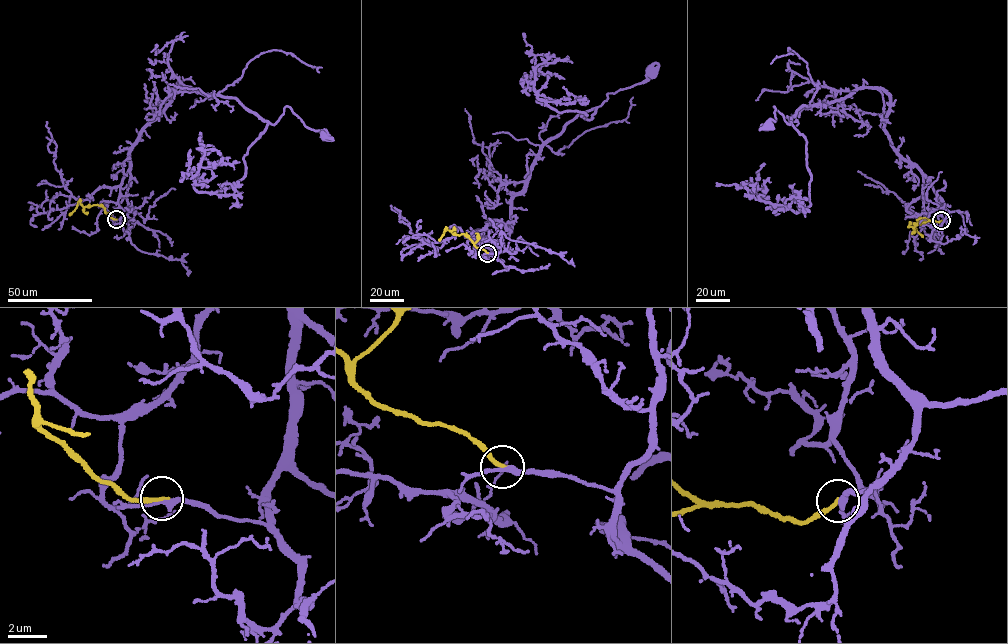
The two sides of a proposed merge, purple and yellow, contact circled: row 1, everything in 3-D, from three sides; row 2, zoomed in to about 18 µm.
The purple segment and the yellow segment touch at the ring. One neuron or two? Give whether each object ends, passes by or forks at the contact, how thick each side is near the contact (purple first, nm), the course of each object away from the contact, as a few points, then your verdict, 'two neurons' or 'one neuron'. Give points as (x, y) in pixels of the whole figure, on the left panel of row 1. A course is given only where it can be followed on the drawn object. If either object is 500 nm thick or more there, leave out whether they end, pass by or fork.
purple passes by; yellow ends; calibres 280 and 190 nm; course purple (116, 219), (125, 221), (131, 147), (180, 81), (196, 92), (233, 97), (272, 124), (289, 106), (324, 136); course yellow (116, 219), (108, 215), (104, 208), (95, 205), (83, 207), (80, 201), (69, 215); two neurons

